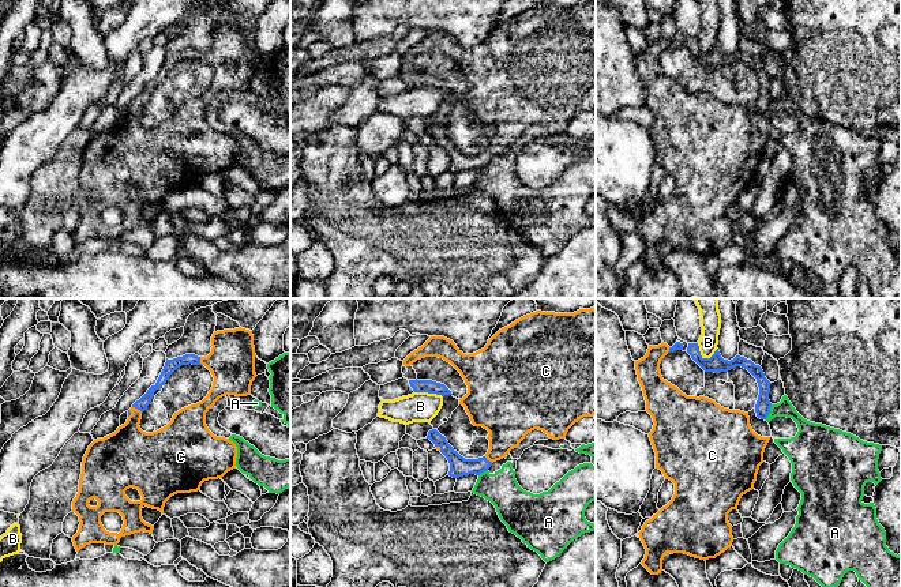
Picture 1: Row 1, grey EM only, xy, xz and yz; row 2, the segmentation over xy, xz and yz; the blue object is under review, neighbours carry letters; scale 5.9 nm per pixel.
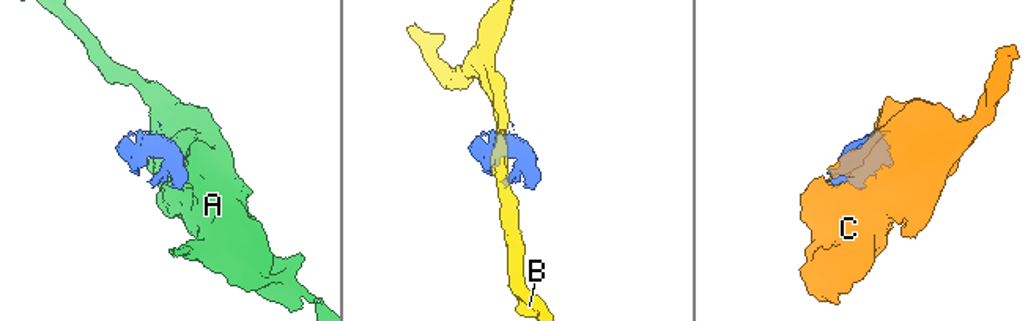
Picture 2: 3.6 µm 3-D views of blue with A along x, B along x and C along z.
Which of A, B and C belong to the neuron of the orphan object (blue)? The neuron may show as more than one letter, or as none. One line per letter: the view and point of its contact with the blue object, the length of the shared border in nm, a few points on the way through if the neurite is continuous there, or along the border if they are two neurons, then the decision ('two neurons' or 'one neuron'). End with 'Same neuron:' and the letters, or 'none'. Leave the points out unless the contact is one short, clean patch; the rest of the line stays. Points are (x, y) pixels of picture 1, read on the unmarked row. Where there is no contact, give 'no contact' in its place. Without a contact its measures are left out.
A: meets blue in yz at (768, 108); contact 100 nm long; border along yz (772, 100), (765, 115); two neurons
B: meets blue in yz at (704, 53); contact 130 nm long; two neurons
C: meets blue in xy at (138, 104); contact 70 nm long; one neuron
Same neuron: C

